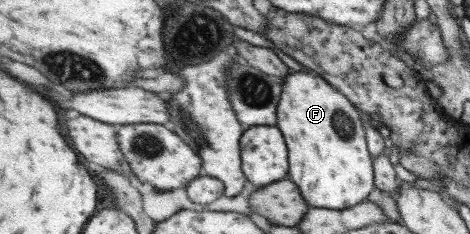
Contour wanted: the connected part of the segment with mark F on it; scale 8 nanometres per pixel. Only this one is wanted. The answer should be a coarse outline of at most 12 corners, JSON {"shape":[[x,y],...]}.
{"shape":[[290,72],[276,104],[287,178],[308,208],[374,189],[358,111]]}

